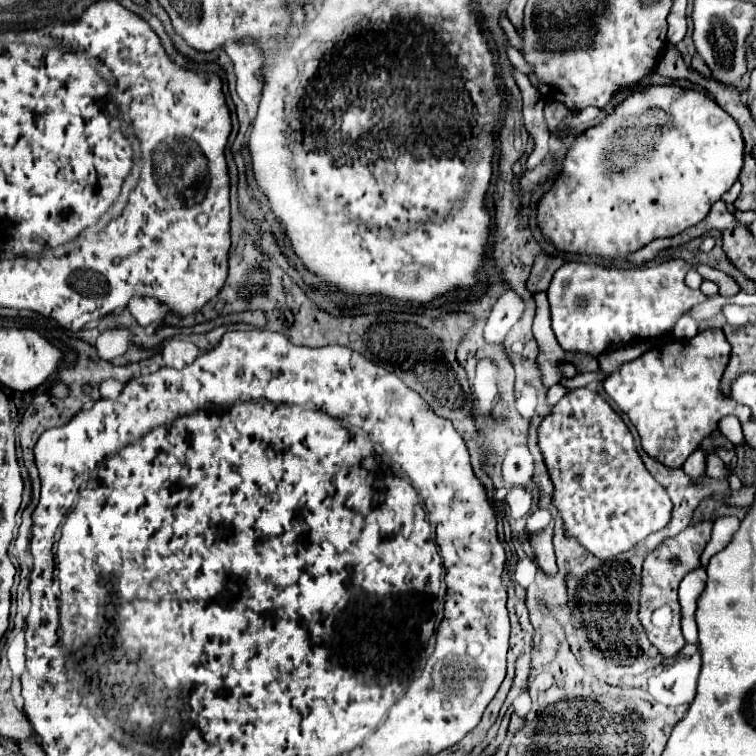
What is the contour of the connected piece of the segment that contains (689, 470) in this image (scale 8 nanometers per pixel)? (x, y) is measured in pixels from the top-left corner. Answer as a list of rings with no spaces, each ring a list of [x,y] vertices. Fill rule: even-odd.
[[[697,449],[697,451],[693,451],[693,453],[687,457],[687,461],[685,461],[685,465],[683,465],[683,471],[685,471],[693,481],[699,481],[699,479],[705,475],[707,455],[709,455],[709,451]]]

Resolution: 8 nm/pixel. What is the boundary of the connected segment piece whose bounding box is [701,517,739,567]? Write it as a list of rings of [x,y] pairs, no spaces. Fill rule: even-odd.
[[[717,517],[713,521],[713,533],[711,533],[711,539],[709,539],[703,555],[701,555],[701,567],[707,567],[709,559],[717,551],[725,549],[725,545],[731,541],[731,537],[737,531],[737,527],[739,527],[739,519],[737,517]]]

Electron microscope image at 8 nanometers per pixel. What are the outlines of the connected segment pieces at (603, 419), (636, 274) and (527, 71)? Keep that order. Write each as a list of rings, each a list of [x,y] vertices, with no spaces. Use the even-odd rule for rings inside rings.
[[[573,389],[547,415],[539,427],[539,447],[543,451],[551,481],[555,485],[553,501],[565,521],[565,529],[589,553],[607,559],[631,549],[647,535],[661,531],[671,521],[673,503],[663,485],[659,485],[645,469],[629,427],[621,415],[593,389]]]
[[[669,259],[655,267],[605,267],[599,263],[581,261],[565,263],[561,269],[555,271],[553,281],[547,289],[551,303],[551,327],[555,337],[561,339],[559,345],[571,353],[599,357],[603,351],[635,339],[669,335],[683,313],[707,299],[701,291],[689,289],[685,285],[685,275],[689,269],[691,265],[685,259]]]
[[[507,47],[507,53],[509,53],[509,59],[511,59],[511,63],[513,63],[513,67],[517,67],[523,75],[531,75],[533,73],[533,67],[523,59],[523,55],[517,51],[517,49],[513,49],[513,47]]]

